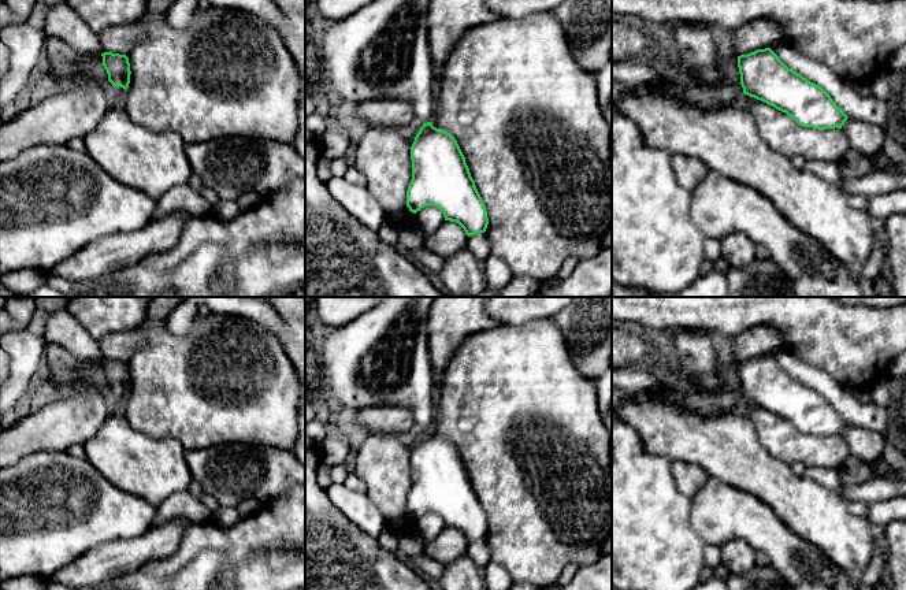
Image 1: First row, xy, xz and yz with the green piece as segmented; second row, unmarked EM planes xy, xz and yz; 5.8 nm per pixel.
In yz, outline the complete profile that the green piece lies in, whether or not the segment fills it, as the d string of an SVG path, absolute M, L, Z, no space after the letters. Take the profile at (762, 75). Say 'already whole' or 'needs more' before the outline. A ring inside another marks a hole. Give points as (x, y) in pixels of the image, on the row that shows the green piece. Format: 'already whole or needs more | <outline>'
needs more | M771 49L738 56L740 82L716 86L694 84L669 68L665 74L645 62L612 62L612 103L643 86L658 86L698 108L710 110L738 104L747 94L786 112L799 126L818 130L842 129L847 115L818 85L788 68Z

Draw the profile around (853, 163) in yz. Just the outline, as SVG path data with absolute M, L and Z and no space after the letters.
M850 148L838 162L843 177L864 177L872 171L872 166L872 159L854 148Z

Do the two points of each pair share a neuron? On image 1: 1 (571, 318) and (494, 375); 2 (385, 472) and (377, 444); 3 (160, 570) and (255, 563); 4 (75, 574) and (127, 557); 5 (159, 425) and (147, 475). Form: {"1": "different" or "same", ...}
{"1": "different", "2": "same", "3": "different", "4": "same", "5": "different"}

